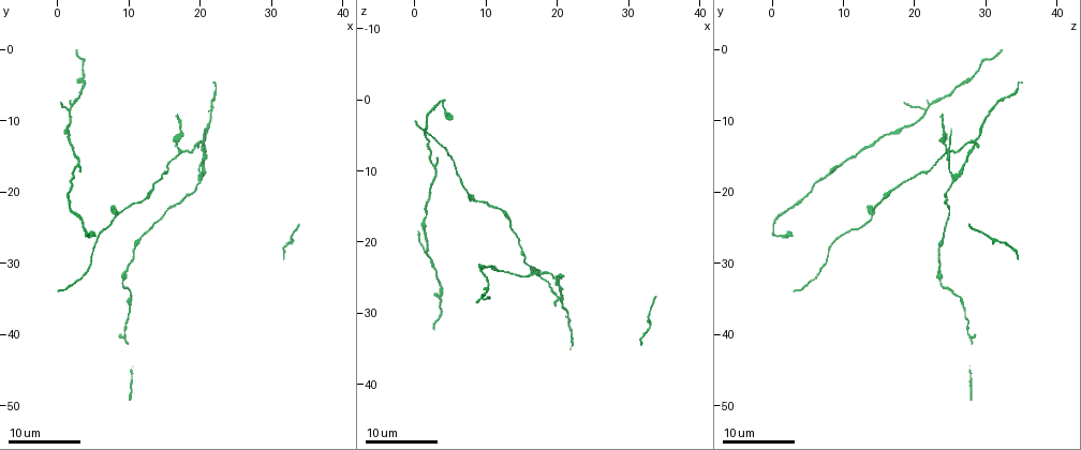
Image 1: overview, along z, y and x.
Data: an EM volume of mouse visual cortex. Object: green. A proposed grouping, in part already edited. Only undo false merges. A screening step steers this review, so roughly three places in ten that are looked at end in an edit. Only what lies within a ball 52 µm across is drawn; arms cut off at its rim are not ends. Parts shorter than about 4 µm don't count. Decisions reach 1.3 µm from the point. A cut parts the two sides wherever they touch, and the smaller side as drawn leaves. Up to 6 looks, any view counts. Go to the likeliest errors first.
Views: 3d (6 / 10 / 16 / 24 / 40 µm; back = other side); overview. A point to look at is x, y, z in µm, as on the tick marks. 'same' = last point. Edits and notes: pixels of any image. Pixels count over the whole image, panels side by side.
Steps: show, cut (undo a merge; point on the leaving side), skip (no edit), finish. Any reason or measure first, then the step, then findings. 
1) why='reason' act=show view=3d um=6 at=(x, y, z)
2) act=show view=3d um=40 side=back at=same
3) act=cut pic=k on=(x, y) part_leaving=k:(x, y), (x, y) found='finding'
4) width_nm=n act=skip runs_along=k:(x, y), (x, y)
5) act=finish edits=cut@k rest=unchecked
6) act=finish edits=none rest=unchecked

why='four-way junction' act=show view=3d um=24 at=(2.0, 8.0, 22.0)

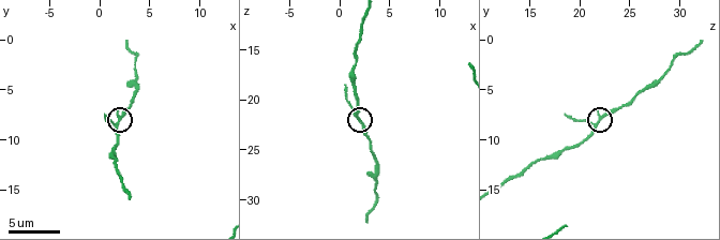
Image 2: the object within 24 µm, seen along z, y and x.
act=show view=3d um=10 at=(1.8, 8.4, 21.8)

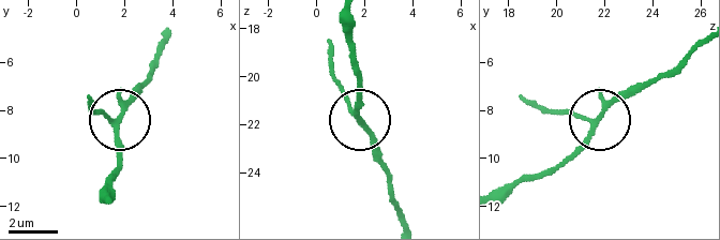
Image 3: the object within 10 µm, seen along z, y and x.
act=skip runs_along=3:(110, 197), (116, 130), (126, 101), (145, 83) found='one cell here'

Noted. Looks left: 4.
why='calibre changes' act=show view=3d um=16 at=(10.0, 41.0, 27.5)

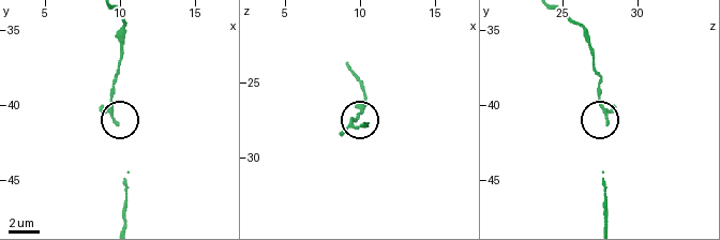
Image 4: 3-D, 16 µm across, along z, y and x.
act=show view=3d um=6 at=(9.4, 40.8, 28.0)

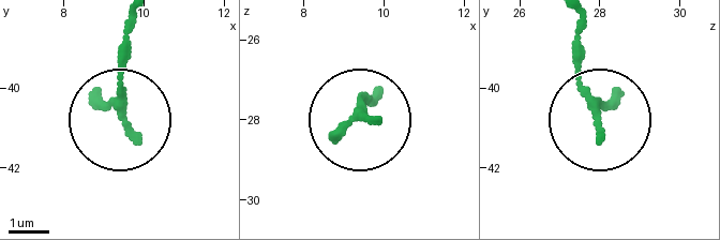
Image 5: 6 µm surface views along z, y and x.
act=skip runs_along=5:(131, 18), (117, 117) found='one cell here'

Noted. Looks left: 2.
act=show view=3d um=16 at=(20.5, 17.5, 26.0)

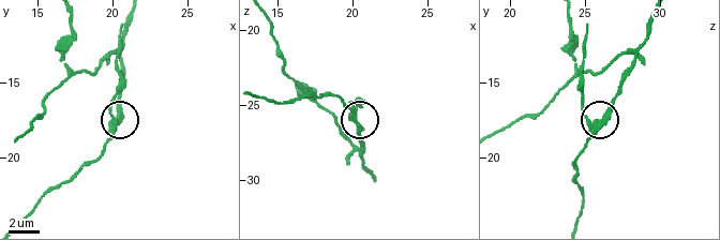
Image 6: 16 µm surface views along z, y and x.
act=show view=3d um=10 at=(20.4, 17.6, 26.4)

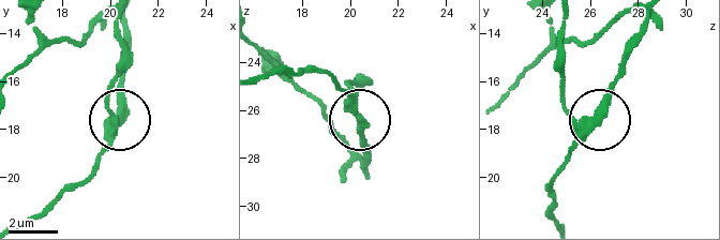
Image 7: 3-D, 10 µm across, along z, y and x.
act=cut pic=7 on=(107, 98) part_leaving=7:(574, 129), (561, 100), (561, 19) found='two cells meet here'

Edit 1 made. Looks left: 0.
act=finish edits=cut@7 rest=unchecked

